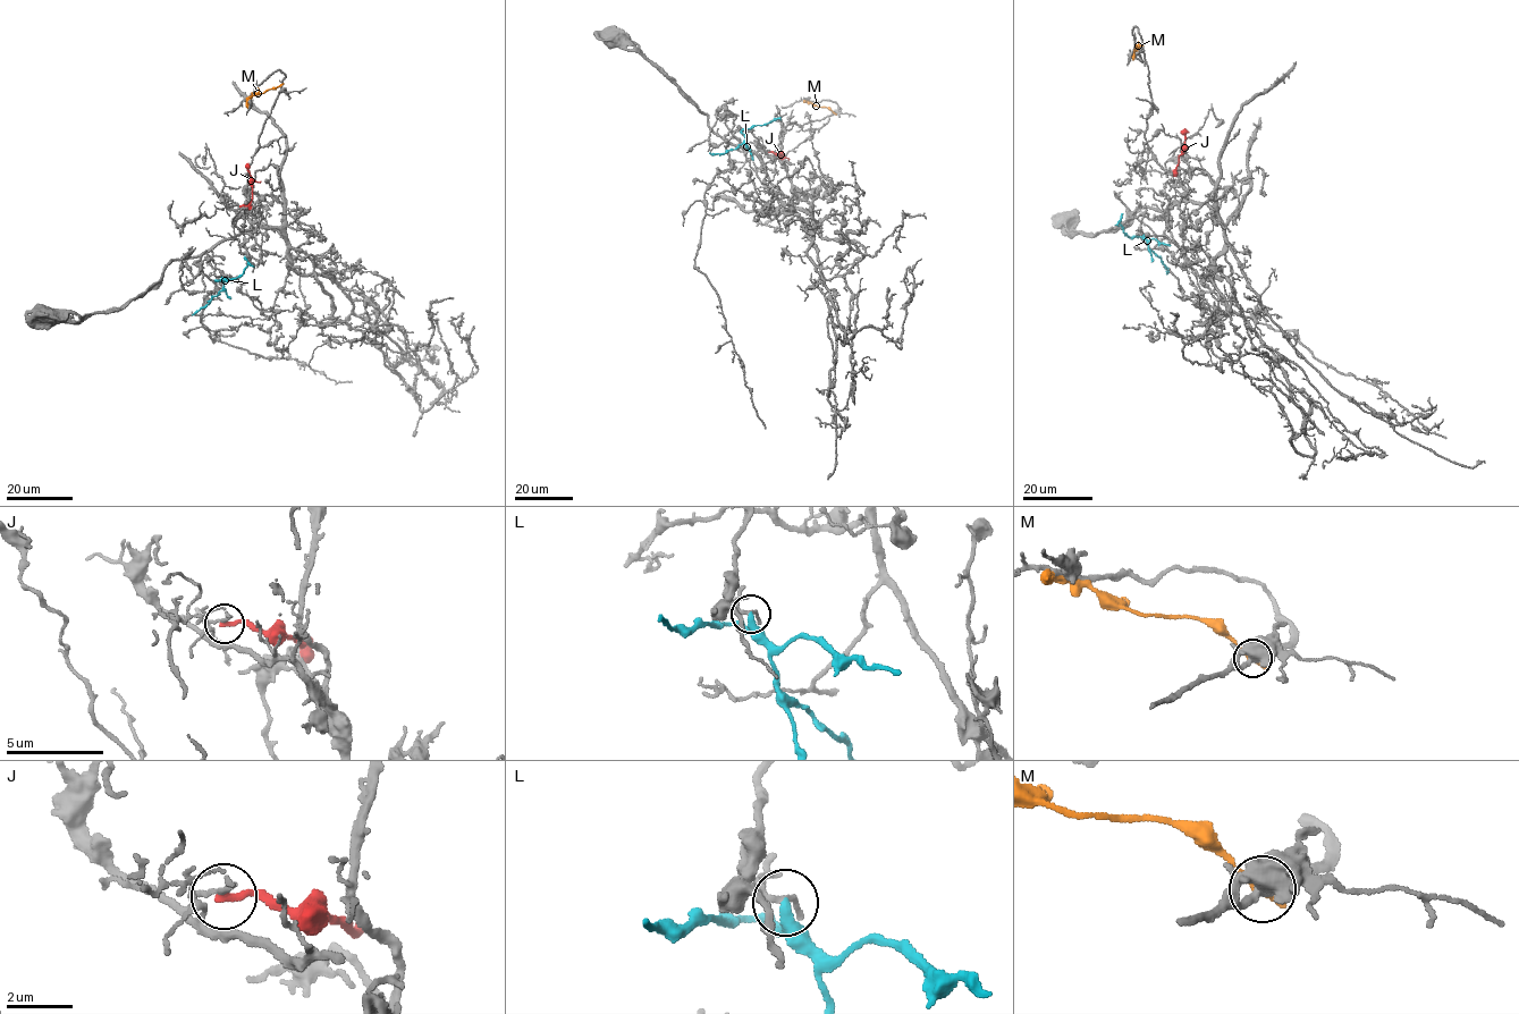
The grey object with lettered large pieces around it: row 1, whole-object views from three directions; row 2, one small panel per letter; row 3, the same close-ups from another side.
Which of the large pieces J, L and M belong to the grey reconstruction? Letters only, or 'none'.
none

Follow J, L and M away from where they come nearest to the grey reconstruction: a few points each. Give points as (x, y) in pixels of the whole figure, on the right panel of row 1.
J: (1175, 171), (1184, 143), (1184, 128)
L: (1144, 235), (1127, 236), (1120, 224), (1122, 213)
M: (1142, 44), (1136, 48), (1132, 60)

